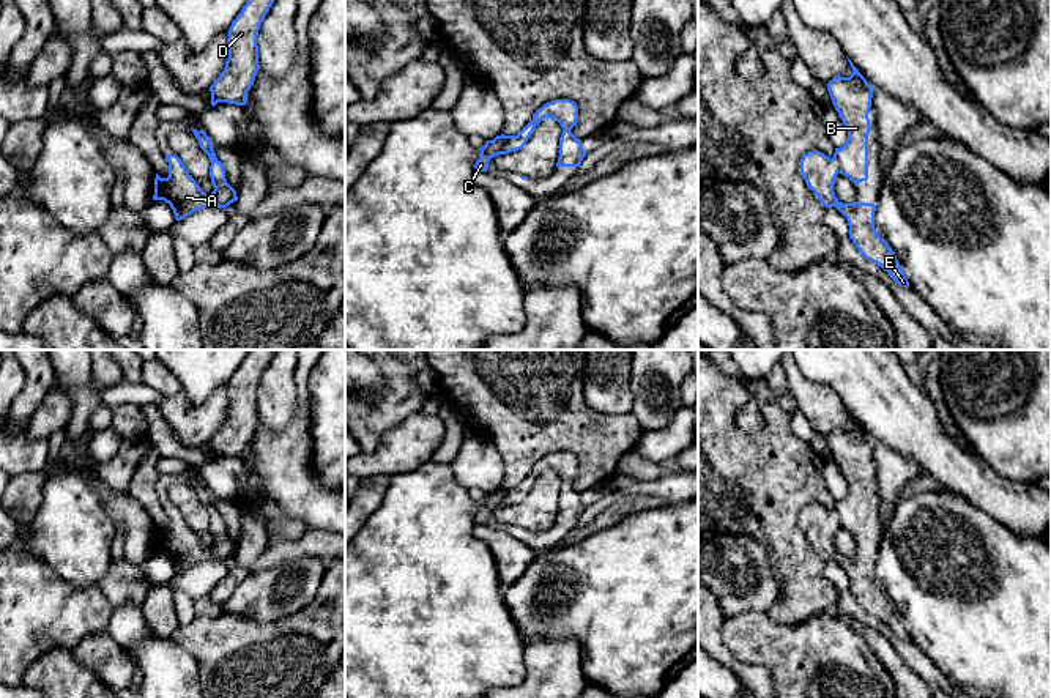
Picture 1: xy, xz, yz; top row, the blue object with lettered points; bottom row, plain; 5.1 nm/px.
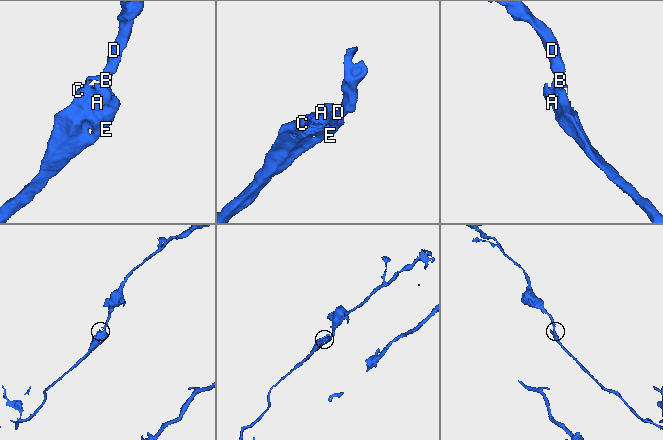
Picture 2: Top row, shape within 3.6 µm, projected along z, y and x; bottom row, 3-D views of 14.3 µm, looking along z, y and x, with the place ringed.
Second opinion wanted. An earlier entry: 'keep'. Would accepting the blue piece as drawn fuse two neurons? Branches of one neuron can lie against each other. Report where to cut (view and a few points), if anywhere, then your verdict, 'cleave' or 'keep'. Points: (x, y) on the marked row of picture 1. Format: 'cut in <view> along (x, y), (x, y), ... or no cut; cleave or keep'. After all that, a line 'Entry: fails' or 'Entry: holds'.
no cut; keep
Entry: holds

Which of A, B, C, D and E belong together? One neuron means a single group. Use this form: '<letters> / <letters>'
A B C D E

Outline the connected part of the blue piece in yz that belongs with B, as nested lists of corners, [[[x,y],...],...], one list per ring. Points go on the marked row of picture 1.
[[[849,58],[848,61],[852,74],[837,76],[827,84],[832,104],[848,131],[848,140],[835,148],[832,159],[818,150],[805,153],[800,159],[800,173],[826,208],[835,206],[846,217],[849,238],[859,252],[887,271],[900,287],[909,287],[893,251],[875,228],[876,205],[841,203],[834,192],[838,173],[848,176],[856,186],[868,180],[868,113],[873,88]]]

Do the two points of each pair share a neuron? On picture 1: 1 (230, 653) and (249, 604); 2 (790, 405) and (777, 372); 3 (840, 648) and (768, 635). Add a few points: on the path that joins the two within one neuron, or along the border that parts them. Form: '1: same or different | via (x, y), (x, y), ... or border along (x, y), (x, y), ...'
1: different | border along (221, 610), (260, 621), (276, 621), (282, 616)
2: same | via (785, 397), (777, 380)
3: same | via (823, 648), (785, 648)

